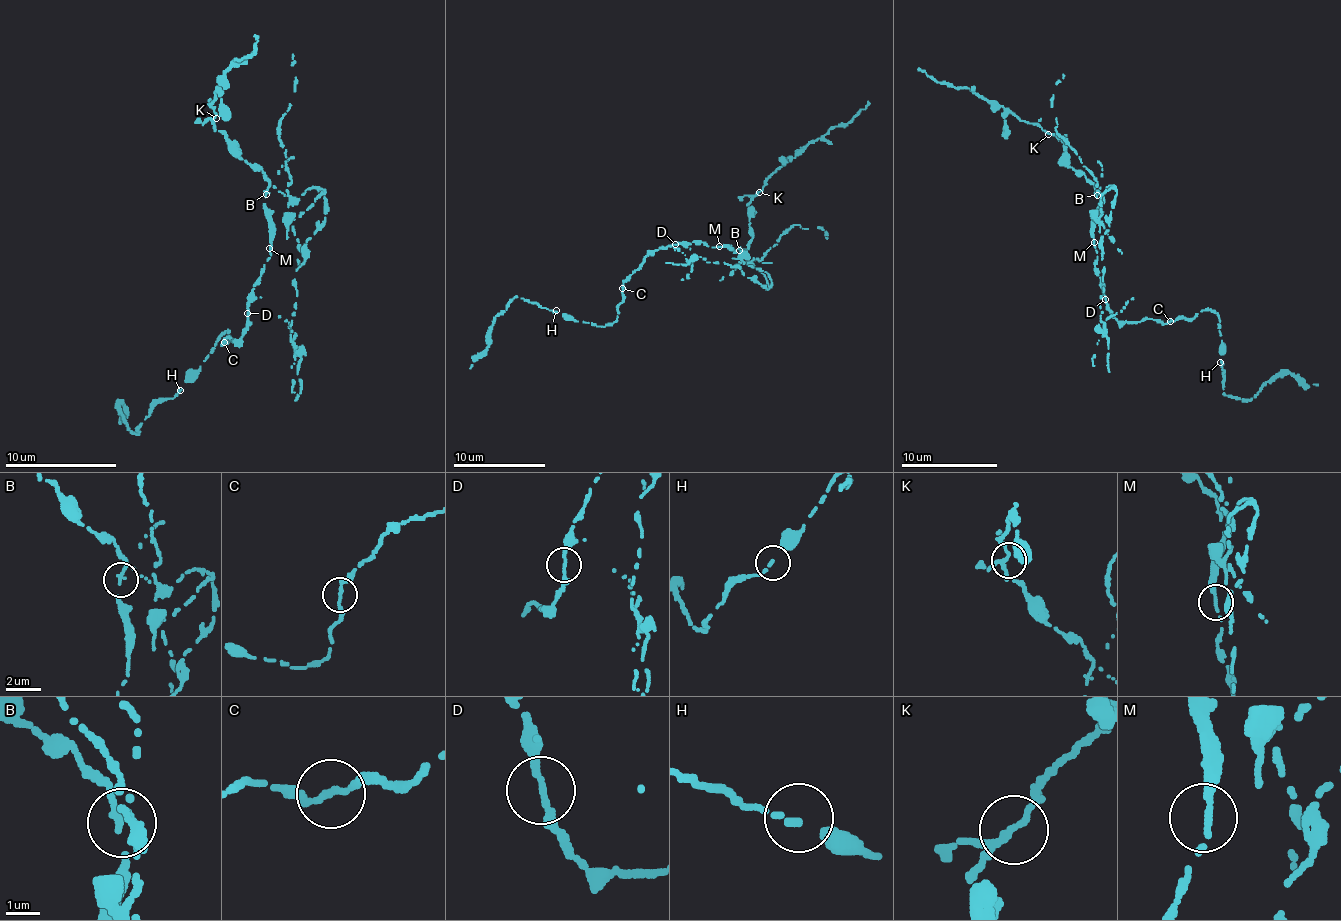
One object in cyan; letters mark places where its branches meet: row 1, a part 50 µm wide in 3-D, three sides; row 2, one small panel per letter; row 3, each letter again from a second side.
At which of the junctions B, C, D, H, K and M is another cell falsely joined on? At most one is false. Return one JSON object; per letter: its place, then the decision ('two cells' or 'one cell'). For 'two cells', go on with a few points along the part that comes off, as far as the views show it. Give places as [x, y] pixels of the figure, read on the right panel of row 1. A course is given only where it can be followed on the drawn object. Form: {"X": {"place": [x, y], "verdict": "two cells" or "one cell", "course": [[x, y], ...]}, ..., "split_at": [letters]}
{"B": {"place": [1097, 195], "verdict": "two cells", "course": [[1098, 194], [1099, 189], [1104, 197], [1106, 187], [1115, 191], [1101, 252], [1100, 320], [1106, 334], [1108, 371]]}, "C": {"place": [1170, 321], "verdict": "one cell"}, "D": {"place": [1105, 299], "verdict": "one cell"}, "H": {"place": [1220, 362], "verdict": "one cell"}, "K": {"place": [1048, 134], "verdict": "one cell"}, "M": {"place": [1094, 242], "verdict": "one cell"}, "split_at": ["B"]}

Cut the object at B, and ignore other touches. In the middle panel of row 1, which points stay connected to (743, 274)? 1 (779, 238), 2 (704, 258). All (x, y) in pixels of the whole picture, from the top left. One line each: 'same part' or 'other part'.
1: same part
2: same part

